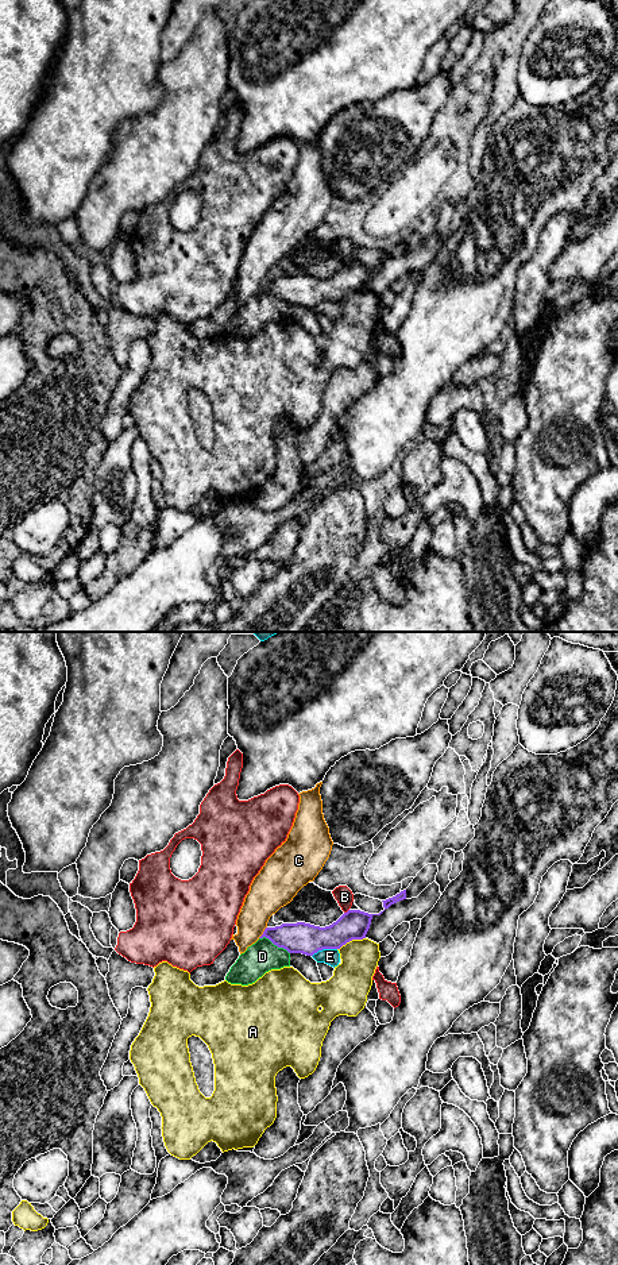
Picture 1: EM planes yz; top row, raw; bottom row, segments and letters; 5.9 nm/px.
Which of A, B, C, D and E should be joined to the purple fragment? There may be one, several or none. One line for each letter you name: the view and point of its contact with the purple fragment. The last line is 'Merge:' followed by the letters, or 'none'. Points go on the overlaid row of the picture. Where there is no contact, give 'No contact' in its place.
Merge: none

